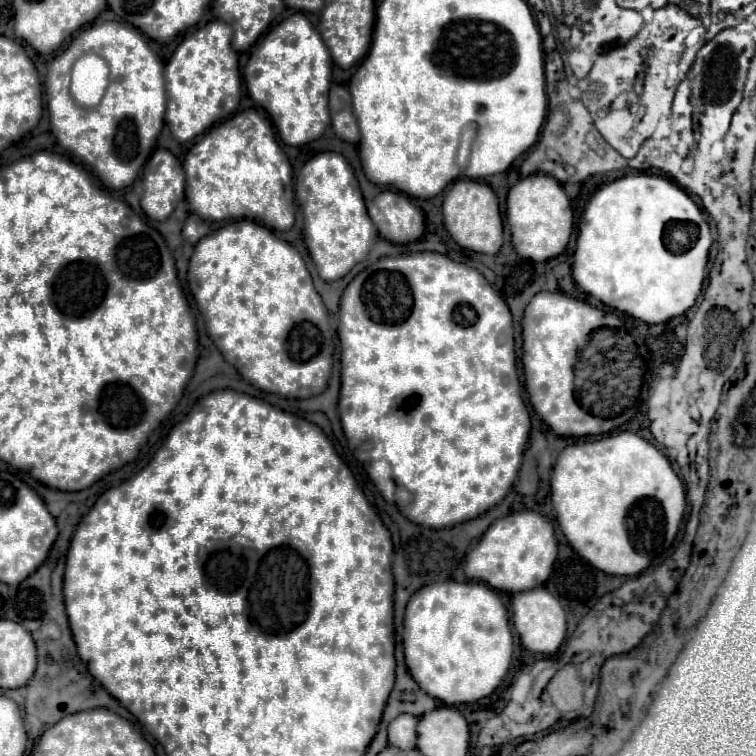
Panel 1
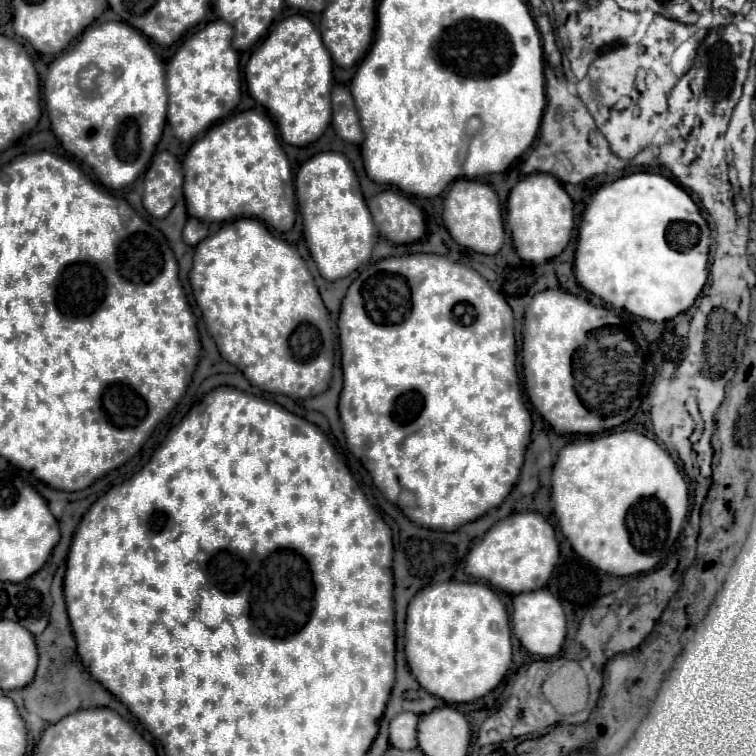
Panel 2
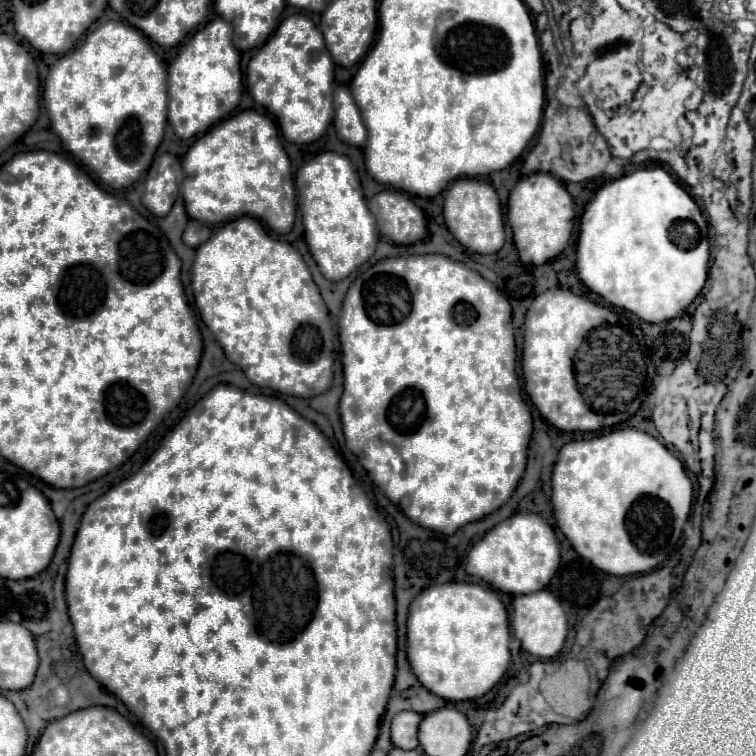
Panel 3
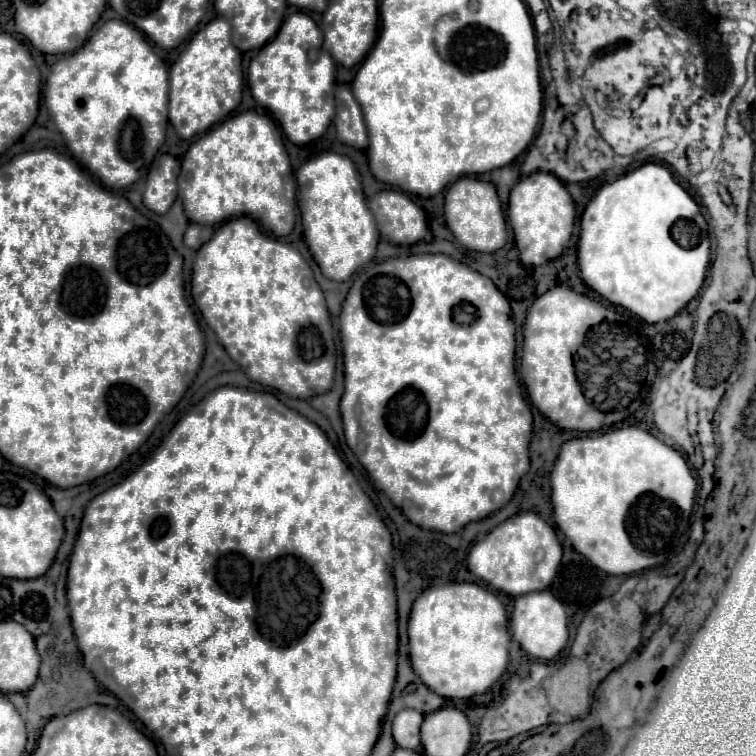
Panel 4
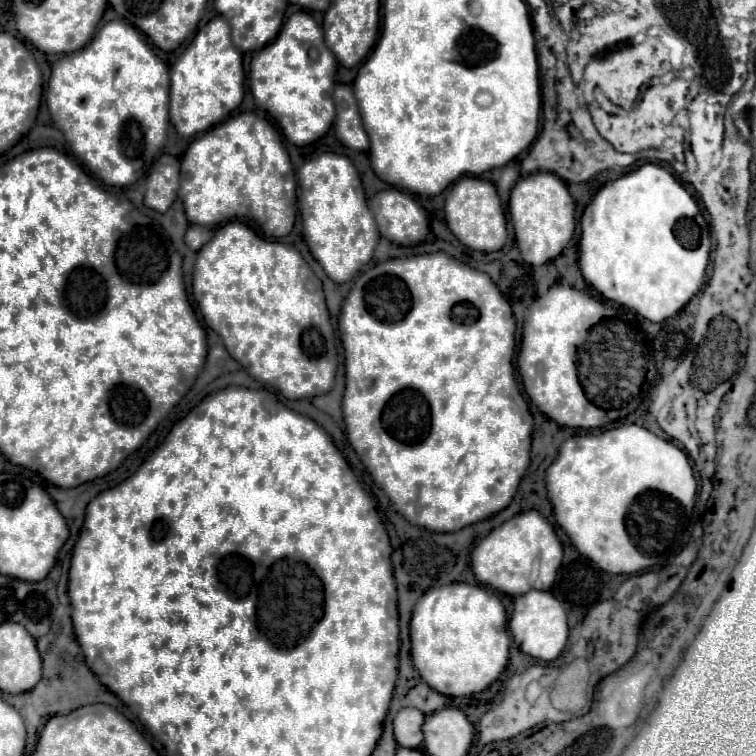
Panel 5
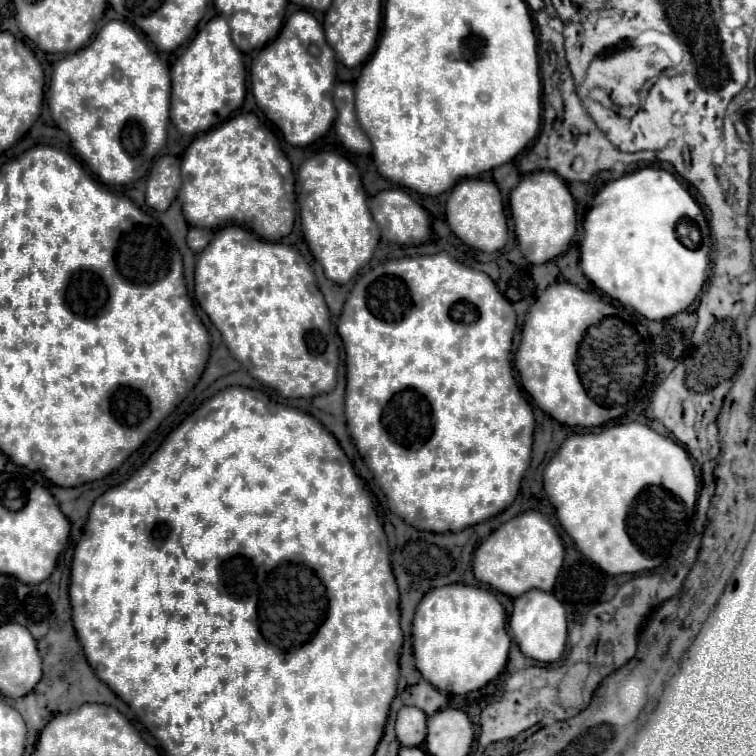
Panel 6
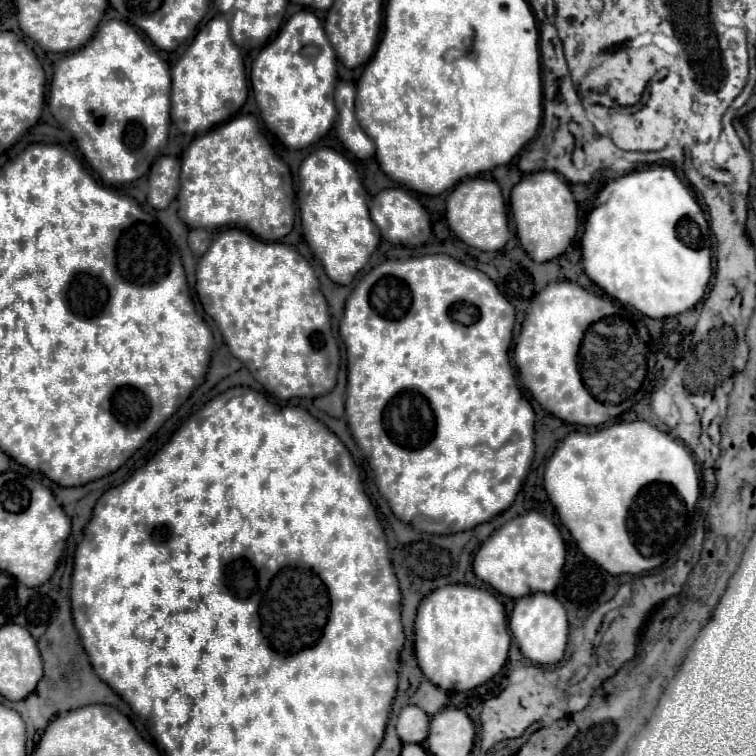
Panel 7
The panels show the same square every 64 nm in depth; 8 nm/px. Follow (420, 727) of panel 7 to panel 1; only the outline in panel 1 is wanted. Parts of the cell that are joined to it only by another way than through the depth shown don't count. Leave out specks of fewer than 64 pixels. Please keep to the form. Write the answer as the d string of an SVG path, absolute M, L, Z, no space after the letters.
M400 714L388 726L388 742L400 750L416 748L416 724L418 718L412 714Z

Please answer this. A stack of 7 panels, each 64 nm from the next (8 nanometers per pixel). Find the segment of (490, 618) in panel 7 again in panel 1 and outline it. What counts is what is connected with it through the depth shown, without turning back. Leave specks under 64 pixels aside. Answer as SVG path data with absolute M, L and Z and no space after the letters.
M436 582L422 586L406 606L404 658L408 672L428 696L454 706L490 696L512 660L508 612L498 594L478 582Z

